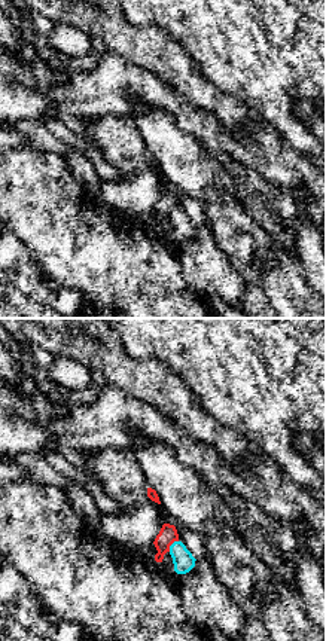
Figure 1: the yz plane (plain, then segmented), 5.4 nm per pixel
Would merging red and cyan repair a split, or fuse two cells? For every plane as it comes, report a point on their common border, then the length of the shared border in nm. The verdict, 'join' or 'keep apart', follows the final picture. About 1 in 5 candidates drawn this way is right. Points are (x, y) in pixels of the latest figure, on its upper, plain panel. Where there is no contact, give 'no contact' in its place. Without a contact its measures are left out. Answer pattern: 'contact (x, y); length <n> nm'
contact (171, 210); length 80 nm

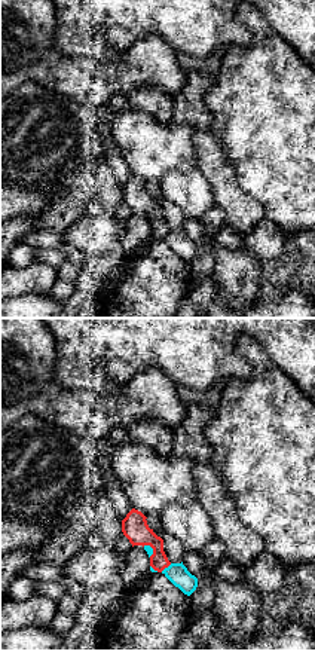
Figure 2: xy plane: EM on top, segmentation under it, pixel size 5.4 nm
contact (165, 234); length 80 nm

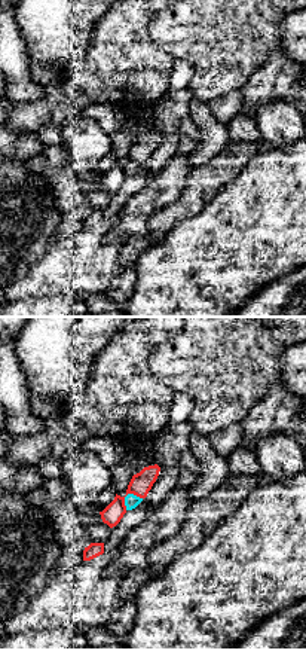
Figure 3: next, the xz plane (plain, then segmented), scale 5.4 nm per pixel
contact (127, 161); length 120 nm

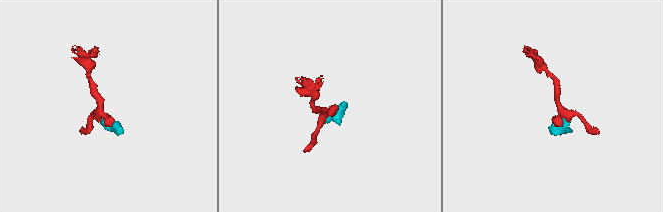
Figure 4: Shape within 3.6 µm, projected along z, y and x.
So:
keep apart

